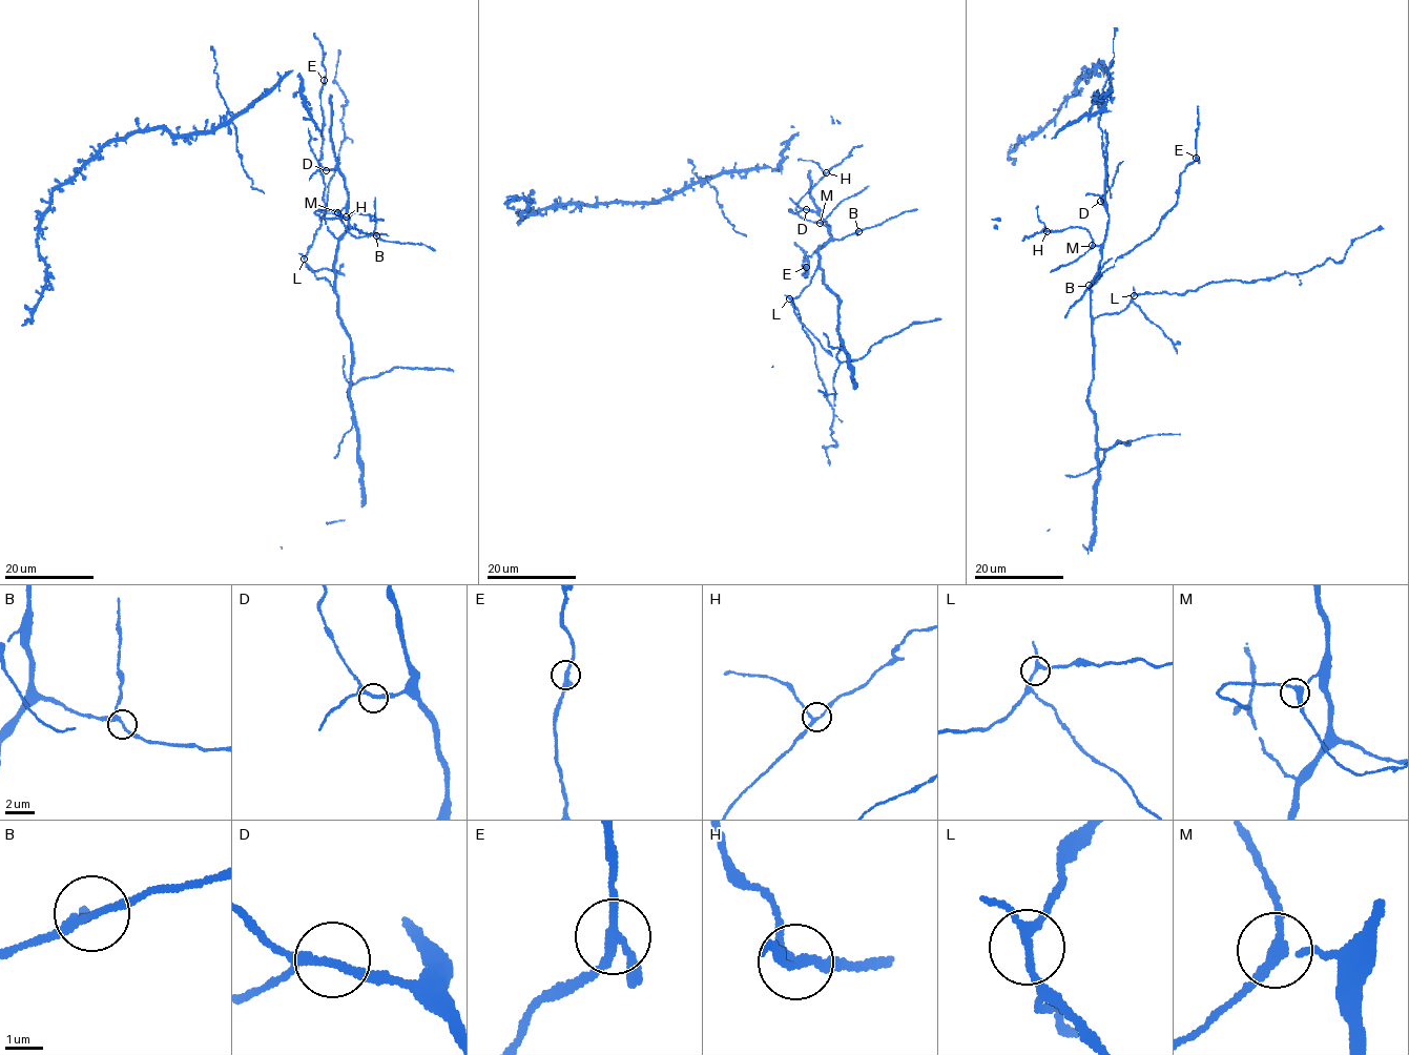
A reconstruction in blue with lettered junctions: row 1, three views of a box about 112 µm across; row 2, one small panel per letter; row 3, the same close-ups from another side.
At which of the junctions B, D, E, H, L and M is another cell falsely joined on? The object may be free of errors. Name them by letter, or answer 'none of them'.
none of them

